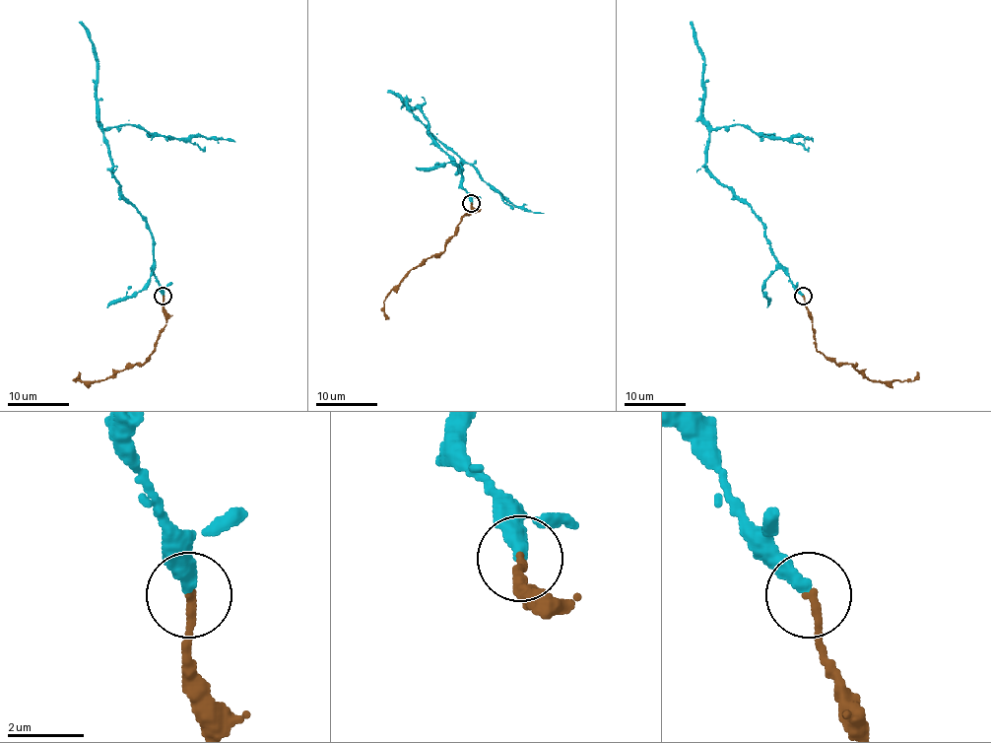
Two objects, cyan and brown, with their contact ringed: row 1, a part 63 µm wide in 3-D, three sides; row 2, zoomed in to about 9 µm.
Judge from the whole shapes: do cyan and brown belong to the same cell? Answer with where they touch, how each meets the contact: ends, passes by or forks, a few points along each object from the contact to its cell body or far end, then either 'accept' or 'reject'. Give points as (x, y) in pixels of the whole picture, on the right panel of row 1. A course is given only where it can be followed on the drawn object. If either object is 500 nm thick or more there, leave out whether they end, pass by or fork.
at (803, 296); cyan ends there; brown ends there; cyan runs (803, 296), (760, 218), (706, 168), (705, 157), (710, 133), (722, 127), (813, 141); brown runs (803, 296), (816, 348), (826, 357), (838, 365), (850, 365), (874, 381), (912, 381), (918, 372); accept

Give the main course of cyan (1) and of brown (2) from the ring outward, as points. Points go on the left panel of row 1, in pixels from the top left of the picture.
1: (164, 296), (154, 274), (154, 238), (145, 218), (122, 194), (103, 133), (134, 124), (165, 136), (235, 141)
2: (164, 296), (166, 324), (156, 348), (142, 365), (99, 381), (76, 381), (79, 372)

